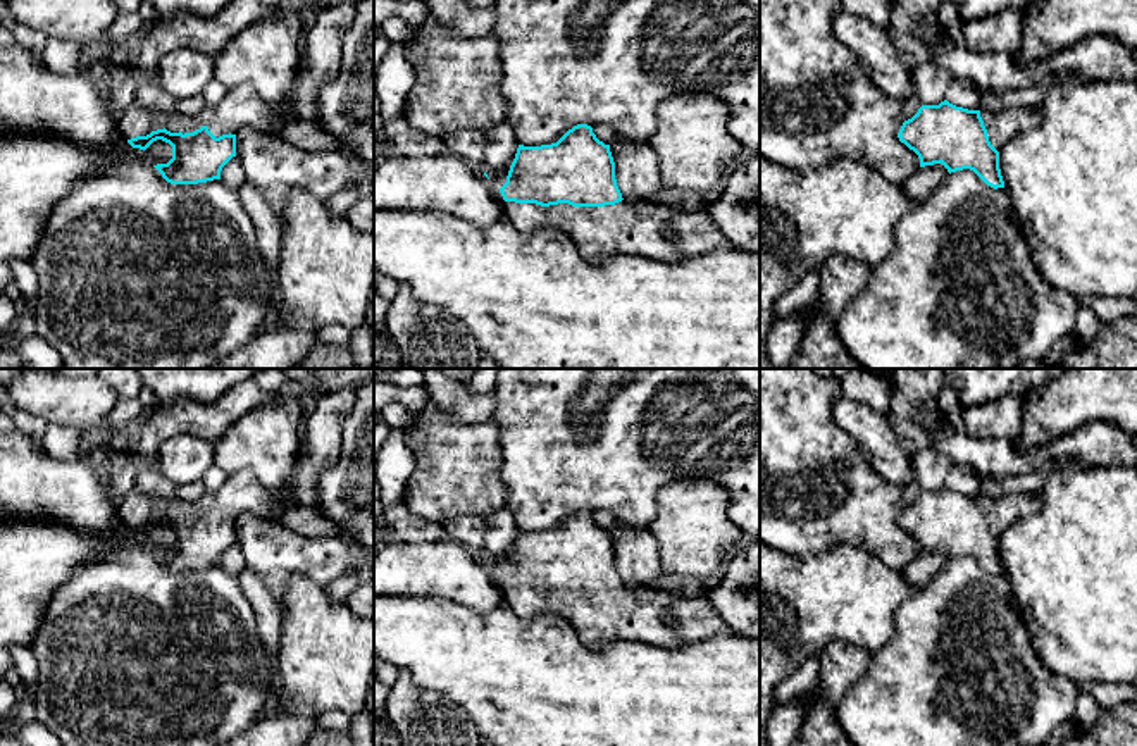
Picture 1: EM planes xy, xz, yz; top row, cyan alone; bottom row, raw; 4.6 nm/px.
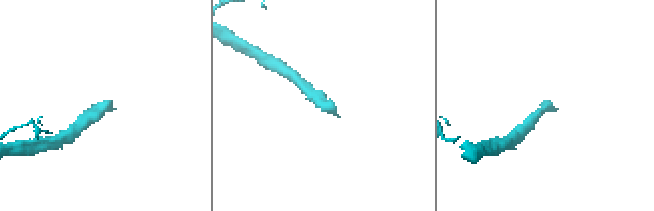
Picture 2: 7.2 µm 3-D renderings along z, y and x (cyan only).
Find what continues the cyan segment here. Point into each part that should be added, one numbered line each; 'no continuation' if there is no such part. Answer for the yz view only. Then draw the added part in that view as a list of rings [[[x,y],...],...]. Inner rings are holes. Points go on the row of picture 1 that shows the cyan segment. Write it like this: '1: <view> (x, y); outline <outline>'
1: yz (1001, 126); outline [[[1016,107],[999,112],[980,110],[980,117],[987,129],[989,141],[997,152],[1022,131],[1032,129],[1041,121],[1037,107]]]

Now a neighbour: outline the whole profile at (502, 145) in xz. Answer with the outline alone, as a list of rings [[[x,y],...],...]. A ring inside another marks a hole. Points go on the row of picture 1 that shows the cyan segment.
[[[506,122],[493,124],[481,131],[488,145],[482,157],[482,172],[488,174],[496,188],[501,188],[506,183],[519,141]]]

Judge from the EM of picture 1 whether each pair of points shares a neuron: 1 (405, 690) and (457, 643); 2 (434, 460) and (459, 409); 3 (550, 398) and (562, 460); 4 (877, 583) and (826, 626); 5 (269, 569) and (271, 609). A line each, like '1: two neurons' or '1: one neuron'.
1: two neurons
2: two neurons
3: one neuron
4: one neuron
5: two neurons

